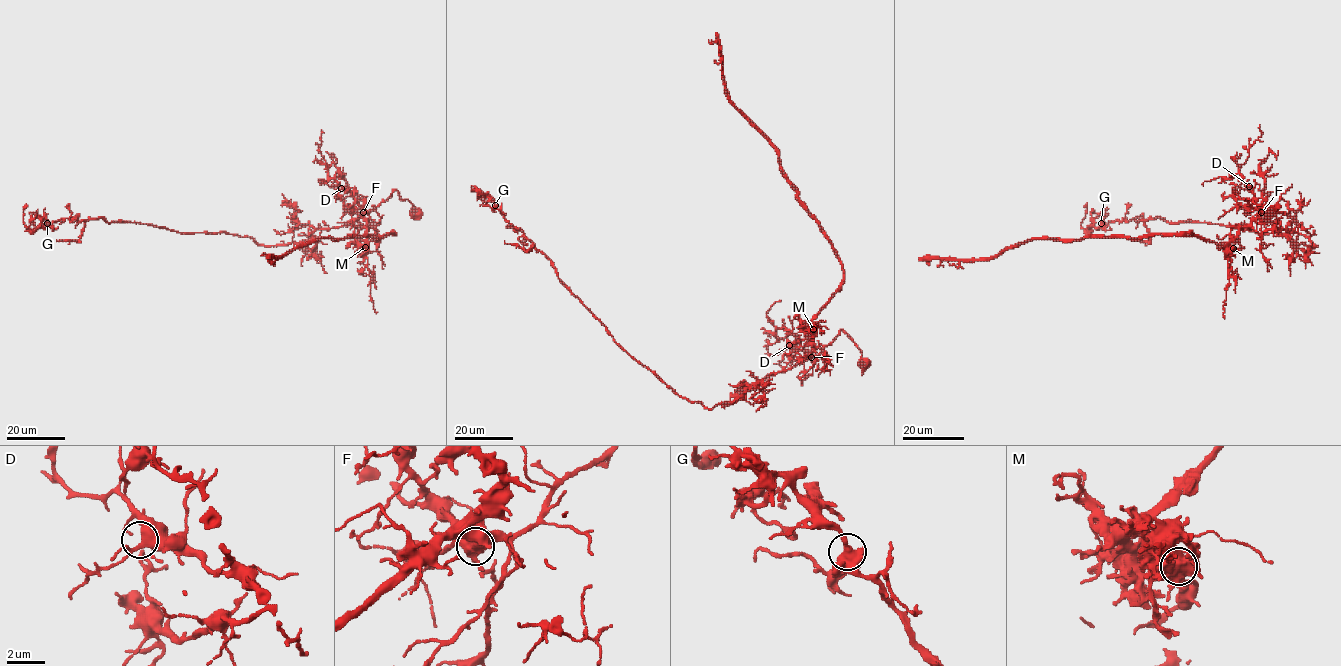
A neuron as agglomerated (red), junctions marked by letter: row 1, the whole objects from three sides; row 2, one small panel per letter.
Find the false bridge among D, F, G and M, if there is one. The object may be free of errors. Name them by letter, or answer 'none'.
M

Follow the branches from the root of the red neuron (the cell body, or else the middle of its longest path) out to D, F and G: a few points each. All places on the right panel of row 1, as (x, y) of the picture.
D: (1268, 213), (1264, 206), (1241, 198), (1233, 190), (1252, 207), (1261, 210), (1249, 186)
F: (1268, 213), (1264, 206), (1241, 198), (1233, 188), (1261, 212)
G: (1268, 213), (1233, 188), (1296, 243), (1316, 246), (1296, 233), (1154, 217), (1101, 223)

